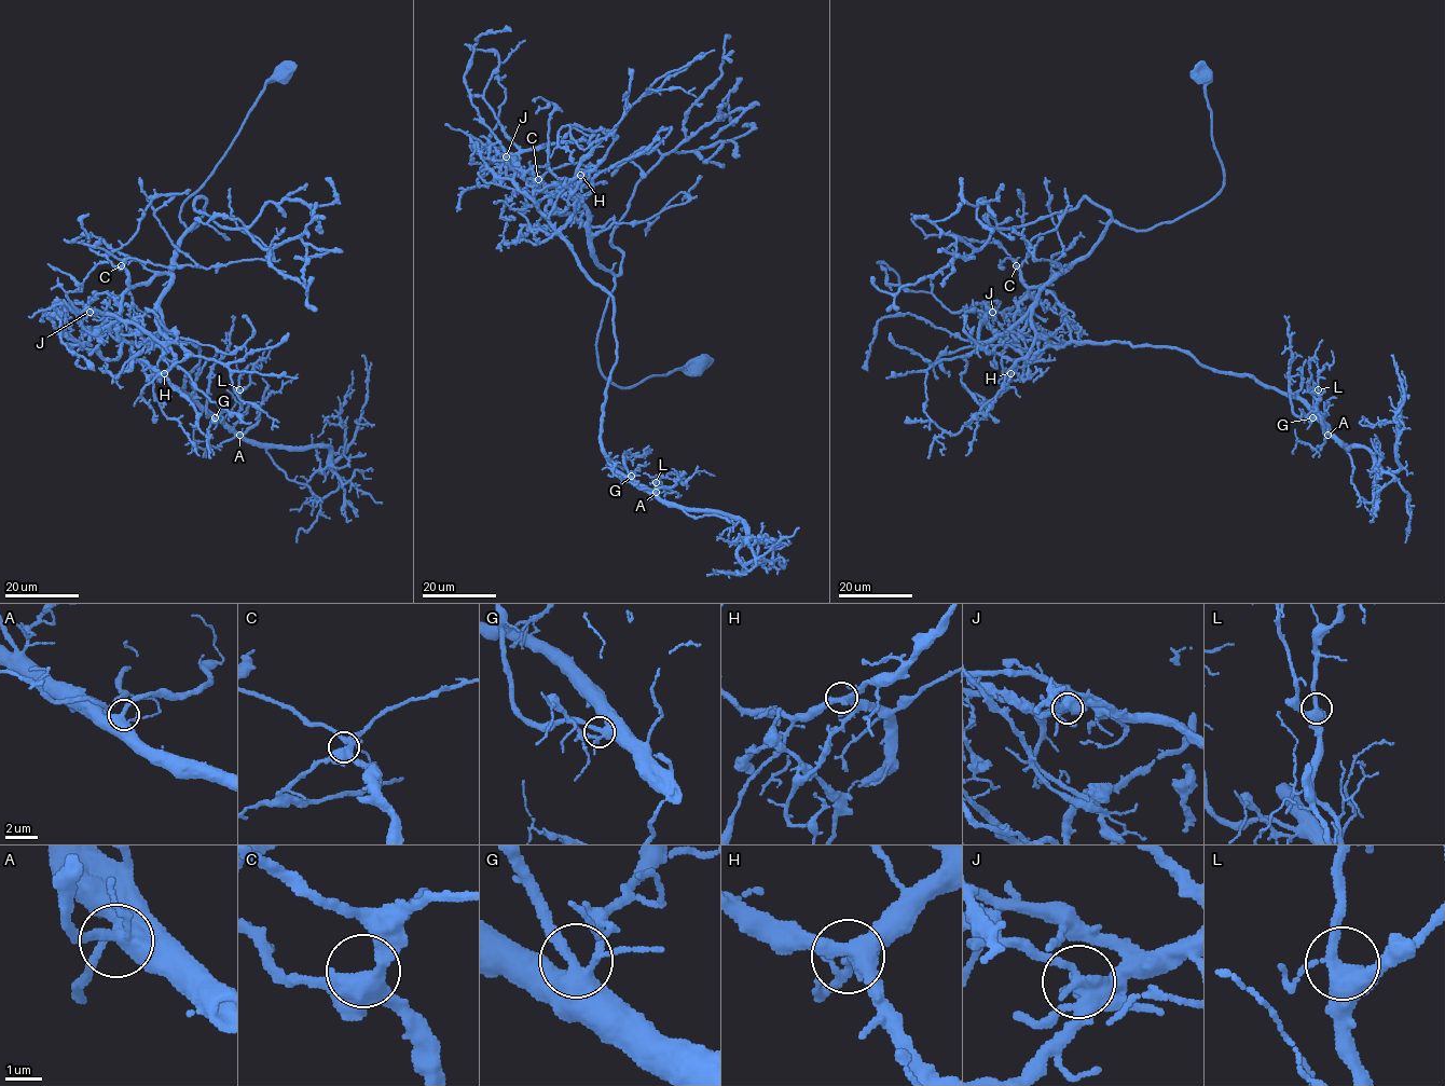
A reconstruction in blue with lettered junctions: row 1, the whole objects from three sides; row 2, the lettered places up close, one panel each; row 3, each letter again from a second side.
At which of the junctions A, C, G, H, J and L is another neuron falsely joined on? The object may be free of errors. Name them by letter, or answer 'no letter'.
J

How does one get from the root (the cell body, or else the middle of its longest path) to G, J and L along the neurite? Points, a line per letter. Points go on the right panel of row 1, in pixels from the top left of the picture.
G: (1200, 74), (1222, 188), (1145, 230), (1112, 221), (1044, 286), (1032, 326), (1184, 349), (1312, 417)
J: (1200, 74), (1222, 188), (1145, 230), (1112, 221), (1023, 316), (977, 342), (992, 311)
L: (1200, 74), (1222, 188), (1145, 230), (1112, 221), (1032, 326), (1187, 351), (1327, 427), (1318, 389)

